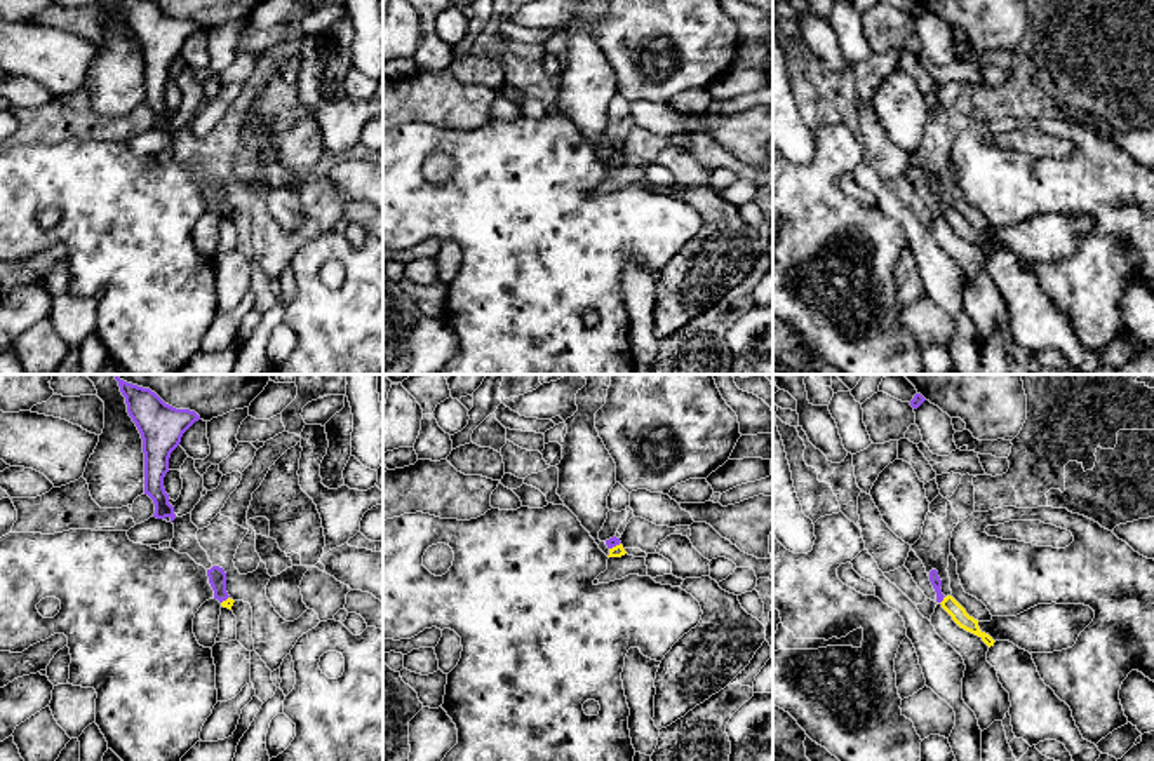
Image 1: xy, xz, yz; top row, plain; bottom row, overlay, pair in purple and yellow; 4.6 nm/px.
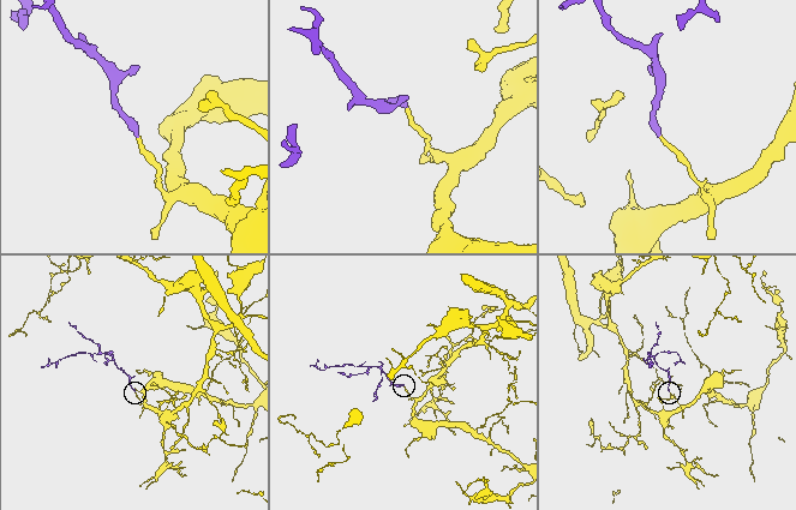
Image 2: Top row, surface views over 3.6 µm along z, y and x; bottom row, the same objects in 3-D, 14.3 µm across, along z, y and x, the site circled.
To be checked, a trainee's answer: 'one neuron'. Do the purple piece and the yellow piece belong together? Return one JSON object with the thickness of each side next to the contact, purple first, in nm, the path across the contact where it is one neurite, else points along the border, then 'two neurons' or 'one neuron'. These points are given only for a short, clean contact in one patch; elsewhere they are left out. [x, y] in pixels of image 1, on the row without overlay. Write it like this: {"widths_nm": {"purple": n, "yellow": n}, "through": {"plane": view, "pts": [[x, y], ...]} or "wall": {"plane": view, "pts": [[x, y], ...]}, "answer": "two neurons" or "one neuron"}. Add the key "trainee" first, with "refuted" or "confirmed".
{"trainee": "confirmed", "widths_nm": {"purple": 50, "yellow": 70}, "through": {"plane": "yz", "pts": [[935, 190], [942, 209], [958, 223]]}, "answer": "one neuron"}

